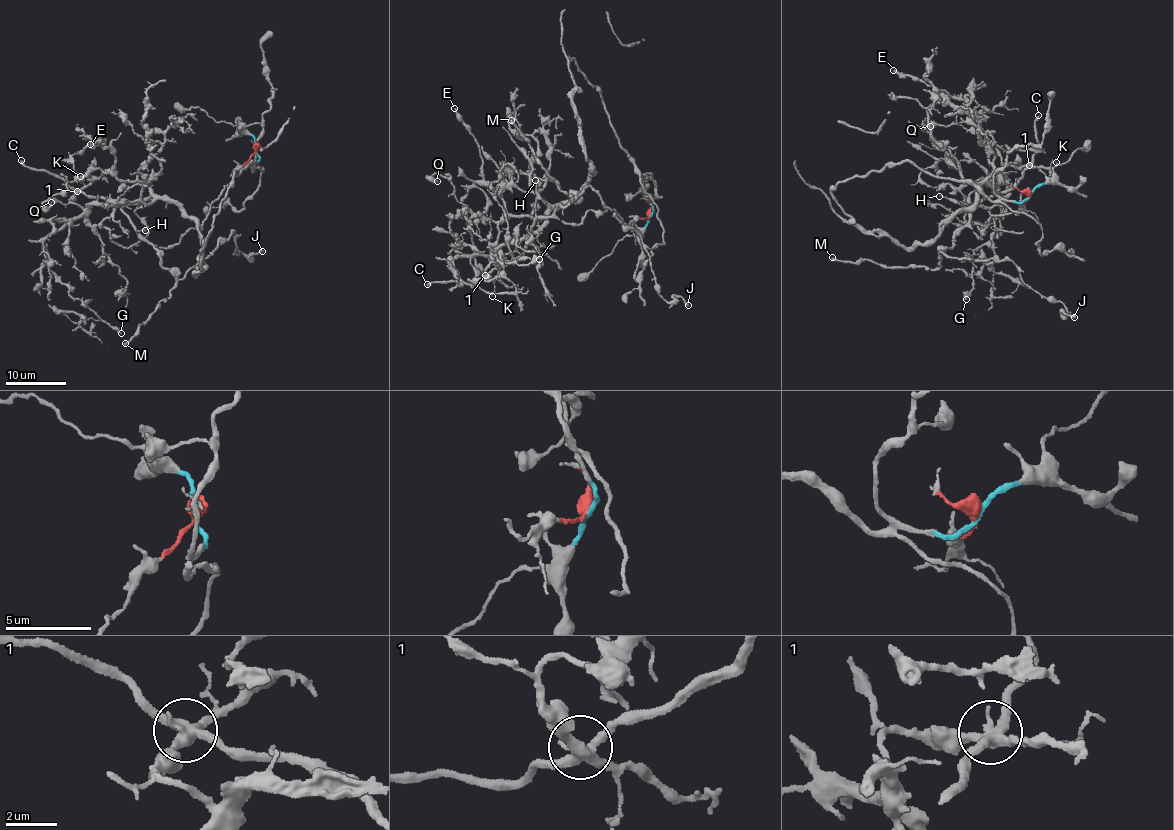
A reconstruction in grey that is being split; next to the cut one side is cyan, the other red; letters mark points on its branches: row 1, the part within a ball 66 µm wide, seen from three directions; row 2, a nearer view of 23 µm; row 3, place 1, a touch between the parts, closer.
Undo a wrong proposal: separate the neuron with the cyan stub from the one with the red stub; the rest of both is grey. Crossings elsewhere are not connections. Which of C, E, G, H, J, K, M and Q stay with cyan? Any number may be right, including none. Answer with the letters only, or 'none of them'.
E, G, K, Q

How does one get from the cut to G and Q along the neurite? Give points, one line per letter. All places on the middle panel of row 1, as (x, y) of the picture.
G: (650, 216), (599, 88), (569, 59), (593, 173), (582, 196), (454, 260), (471, 285), (493, 261), (540, 259)
Q: (650, 216), (575, 61), (593, 173), (582, 196), (483, 220), (436, 181)

